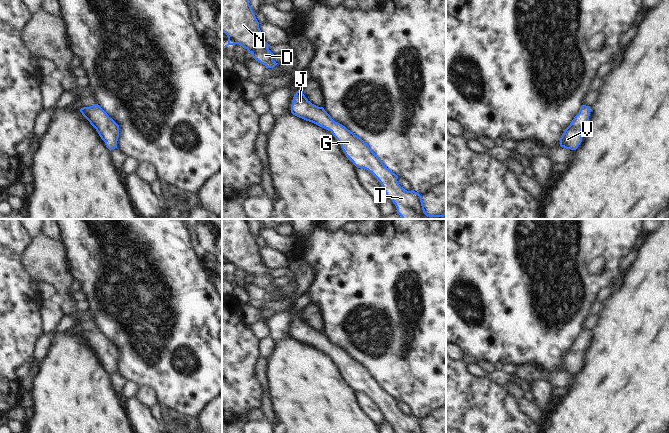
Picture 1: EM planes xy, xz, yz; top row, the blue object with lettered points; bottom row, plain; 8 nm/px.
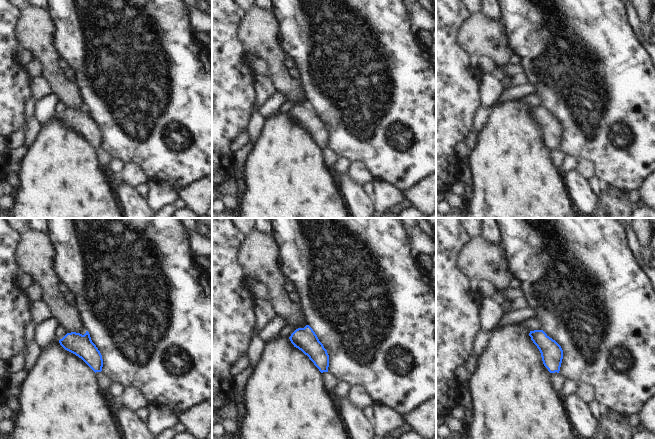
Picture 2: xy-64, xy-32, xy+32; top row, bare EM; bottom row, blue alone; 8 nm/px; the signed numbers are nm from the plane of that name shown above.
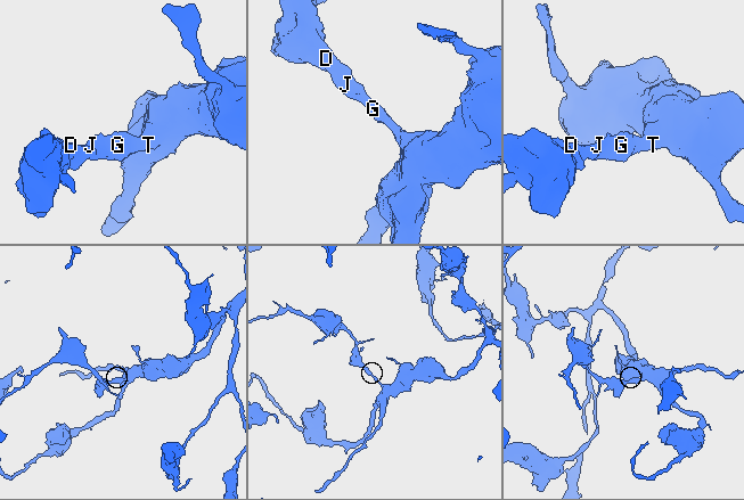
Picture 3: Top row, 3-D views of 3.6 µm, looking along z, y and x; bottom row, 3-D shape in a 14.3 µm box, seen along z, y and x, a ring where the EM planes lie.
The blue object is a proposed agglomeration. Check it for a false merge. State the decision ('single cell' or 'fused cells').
single cell

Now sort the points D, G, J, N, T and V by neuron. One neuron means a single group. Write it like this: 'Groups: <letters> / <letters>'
Groups: D G J N T V

